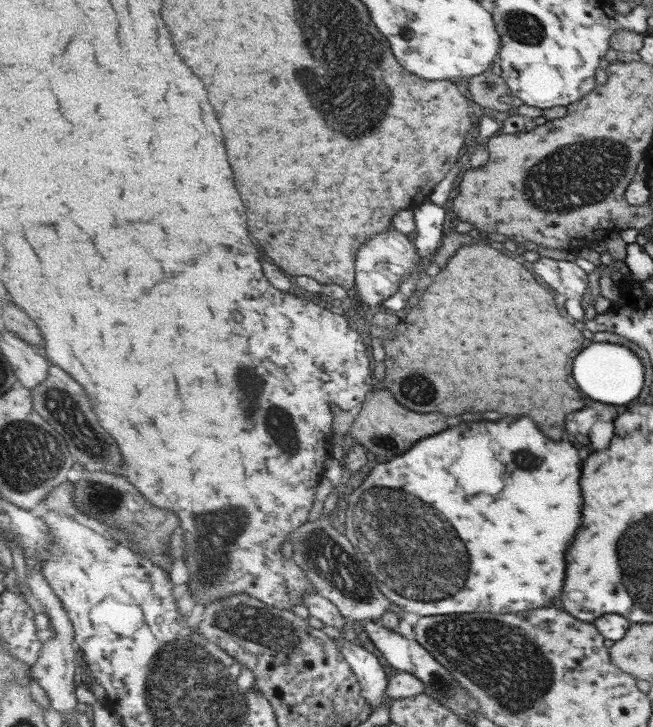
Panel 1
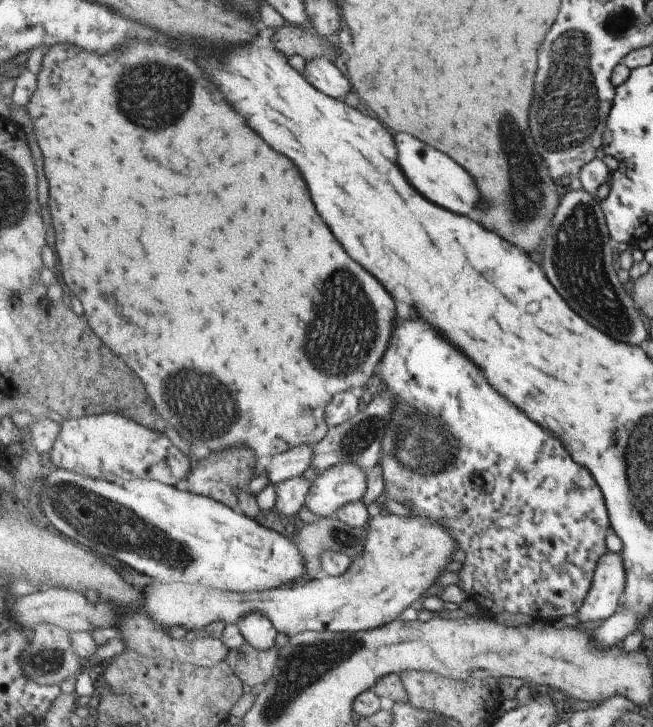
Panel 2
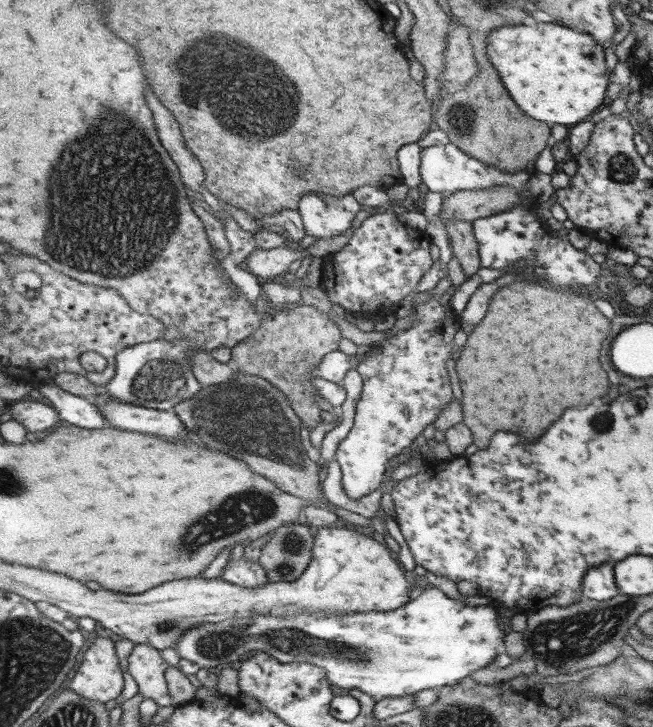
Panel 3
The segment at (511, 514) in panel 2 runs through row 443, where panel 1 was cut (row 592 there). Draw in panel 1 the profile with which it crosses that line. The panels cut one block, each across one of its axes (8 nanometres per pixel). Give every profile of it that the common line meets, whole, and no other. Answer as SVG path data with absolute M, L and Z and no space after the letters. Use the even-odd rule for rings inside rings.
M503 418L501 422L463 422L445 434L437 434L433 438L421 439L415 444L415 450L405 452L401 456L383 464L376 464L367 478L354 489L349 501L343 506L345 536L355 548L359 562L369 567L375 577L377 586L399 605L405 612L413 612L423 616L441 616L450 614L492 612L495 614L513 614L531 612L549 606L555 598L561 596L565 582L565 550L573 542L575 532L581 524L581 506L583 494L579 488L579 452L571 442L553 442L549 440L531 418Z

